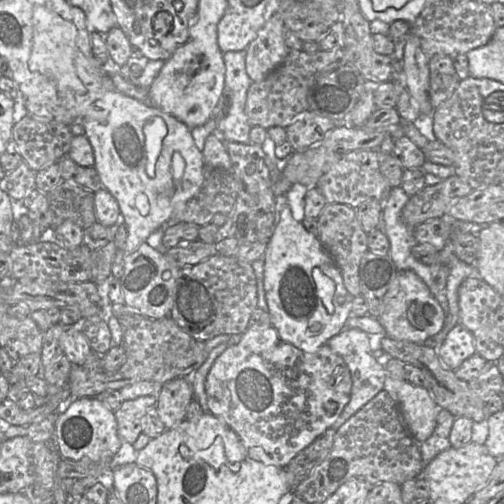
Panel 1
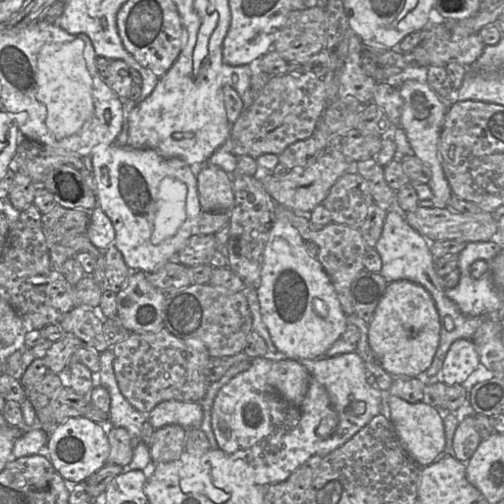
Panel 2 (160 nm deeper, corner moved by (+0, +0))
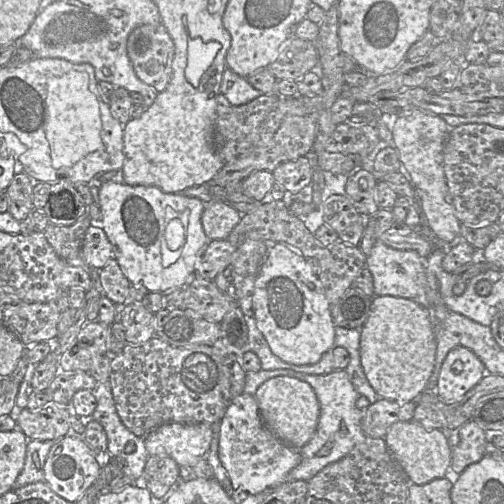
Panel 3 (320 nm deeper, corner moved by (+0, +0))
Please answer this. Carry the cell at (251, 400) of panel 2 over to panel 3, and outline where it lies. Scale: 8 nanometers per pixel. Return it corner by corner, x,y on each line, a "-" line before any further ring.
246,392
231,399
225,415
219,423
219,459
231,481
233,492
245,492
256,495
265,489
273,489
286,481
287,475
300,461
300,449
296,449
279,440
264,424
256,397

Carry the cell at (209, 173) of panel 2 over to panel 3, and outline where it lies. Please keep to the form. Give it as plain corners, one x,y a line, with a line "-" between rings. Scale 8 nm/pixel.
211,201
205,204
202,225
208,240
227,240
241,216
231,203

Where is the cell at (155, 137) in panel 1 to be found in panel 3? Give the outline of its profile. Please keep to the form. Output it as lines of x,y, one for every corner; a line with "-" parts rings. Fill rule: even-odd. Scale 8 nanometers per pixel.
112,180
102,181
98,193
102,228
112,245
114,258
131,285
144,287
149,292
166,293
183,287
195,277
196,263
210,241
202,225
205,204
199,198
187,197
180,193
166,193
156,186
128,185
-
185,207
189,210
186,240
181,251
176,251
167,245
165,229
173,218
180,219
180,213

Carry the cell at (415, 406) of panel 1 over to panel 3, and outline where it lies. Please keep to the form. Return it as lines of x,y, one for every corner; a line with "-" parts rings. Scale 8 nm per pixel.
411,420
395,422
387,430
385,441
392,456
406,473
409,480
417,485
443,478
451,465
451,448
447,437
449,429
426,430
421,424

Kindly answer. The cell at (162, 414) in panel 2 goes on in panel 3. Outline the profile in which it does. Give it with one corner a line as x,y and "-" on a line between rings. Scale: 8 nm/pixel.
167,423
145,437
145,447
149,456
170,457
182,471
191,471
201,458
207,458
211,440
209,423

